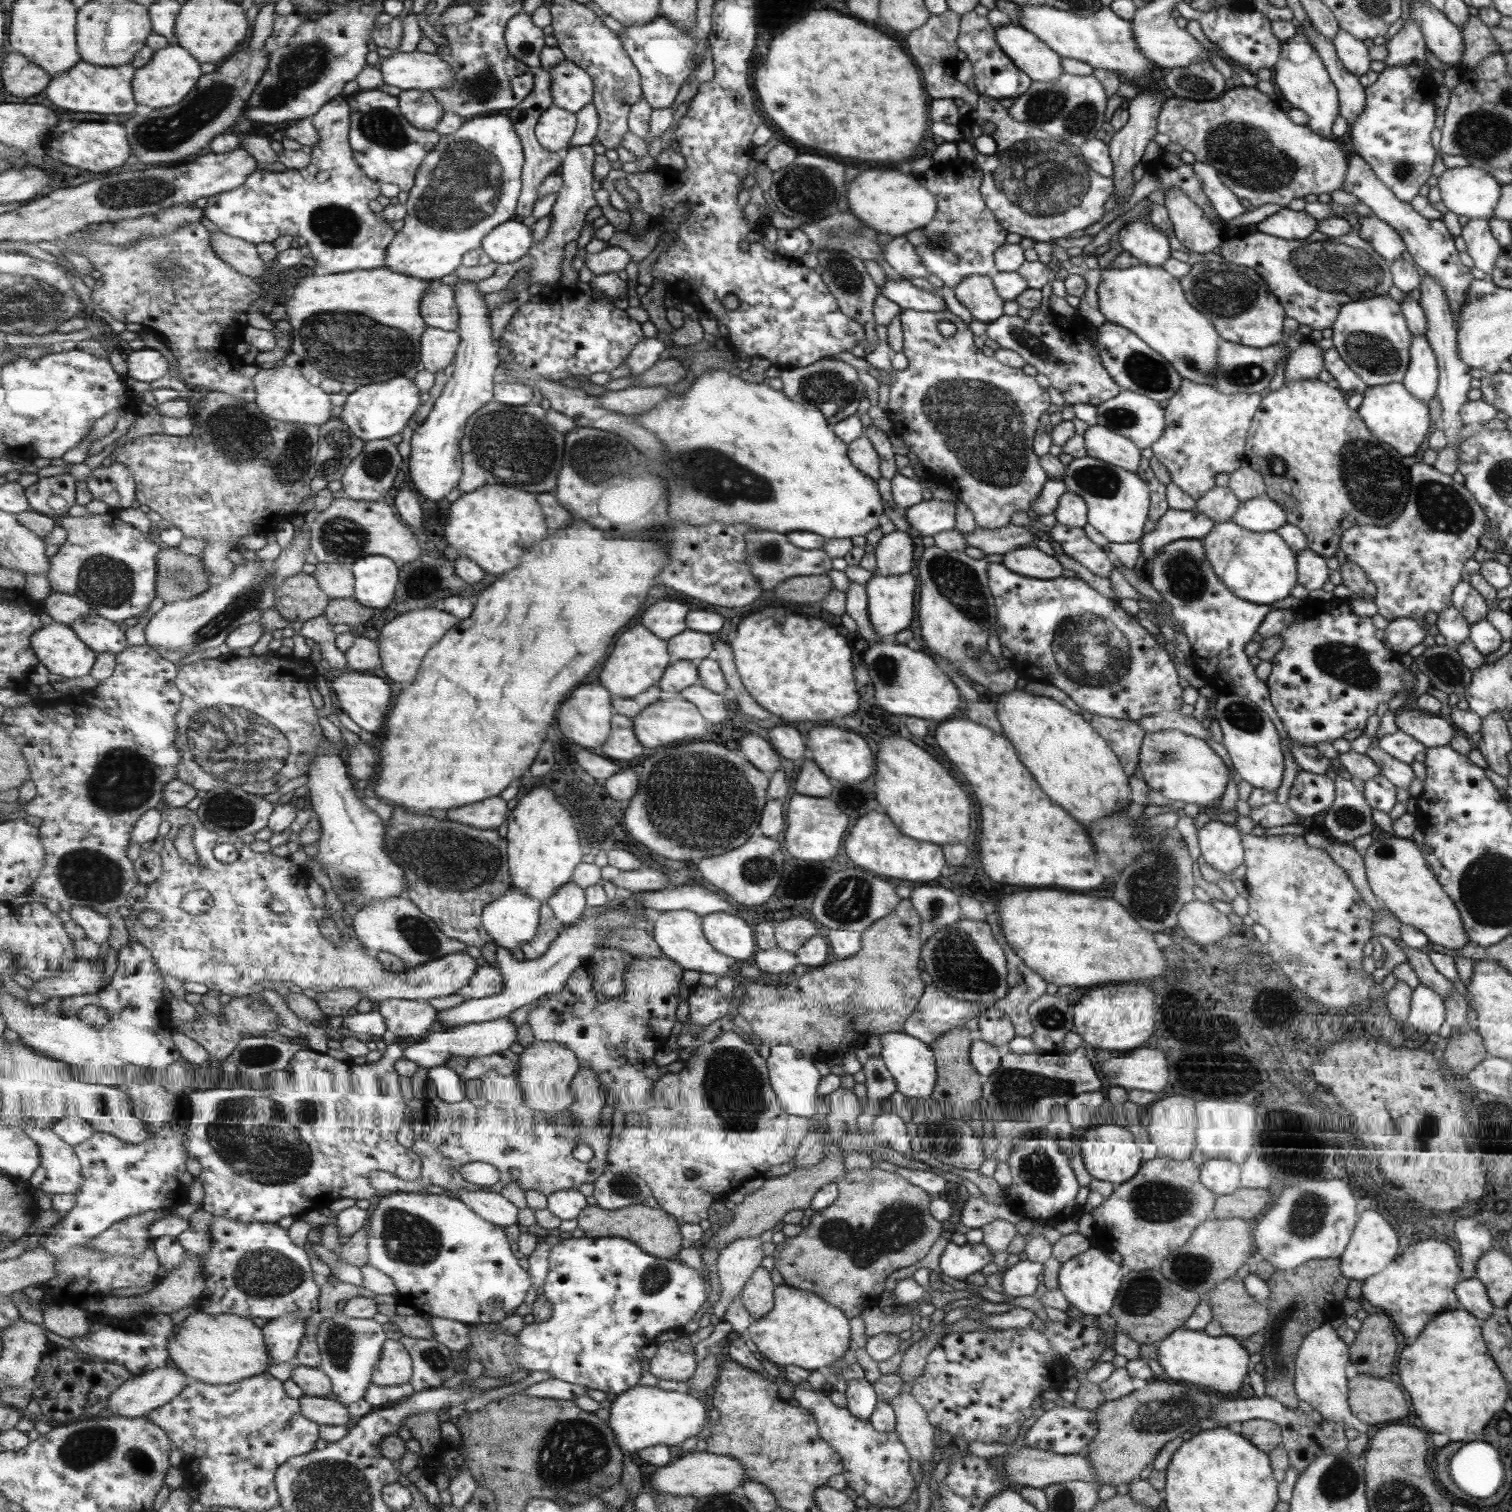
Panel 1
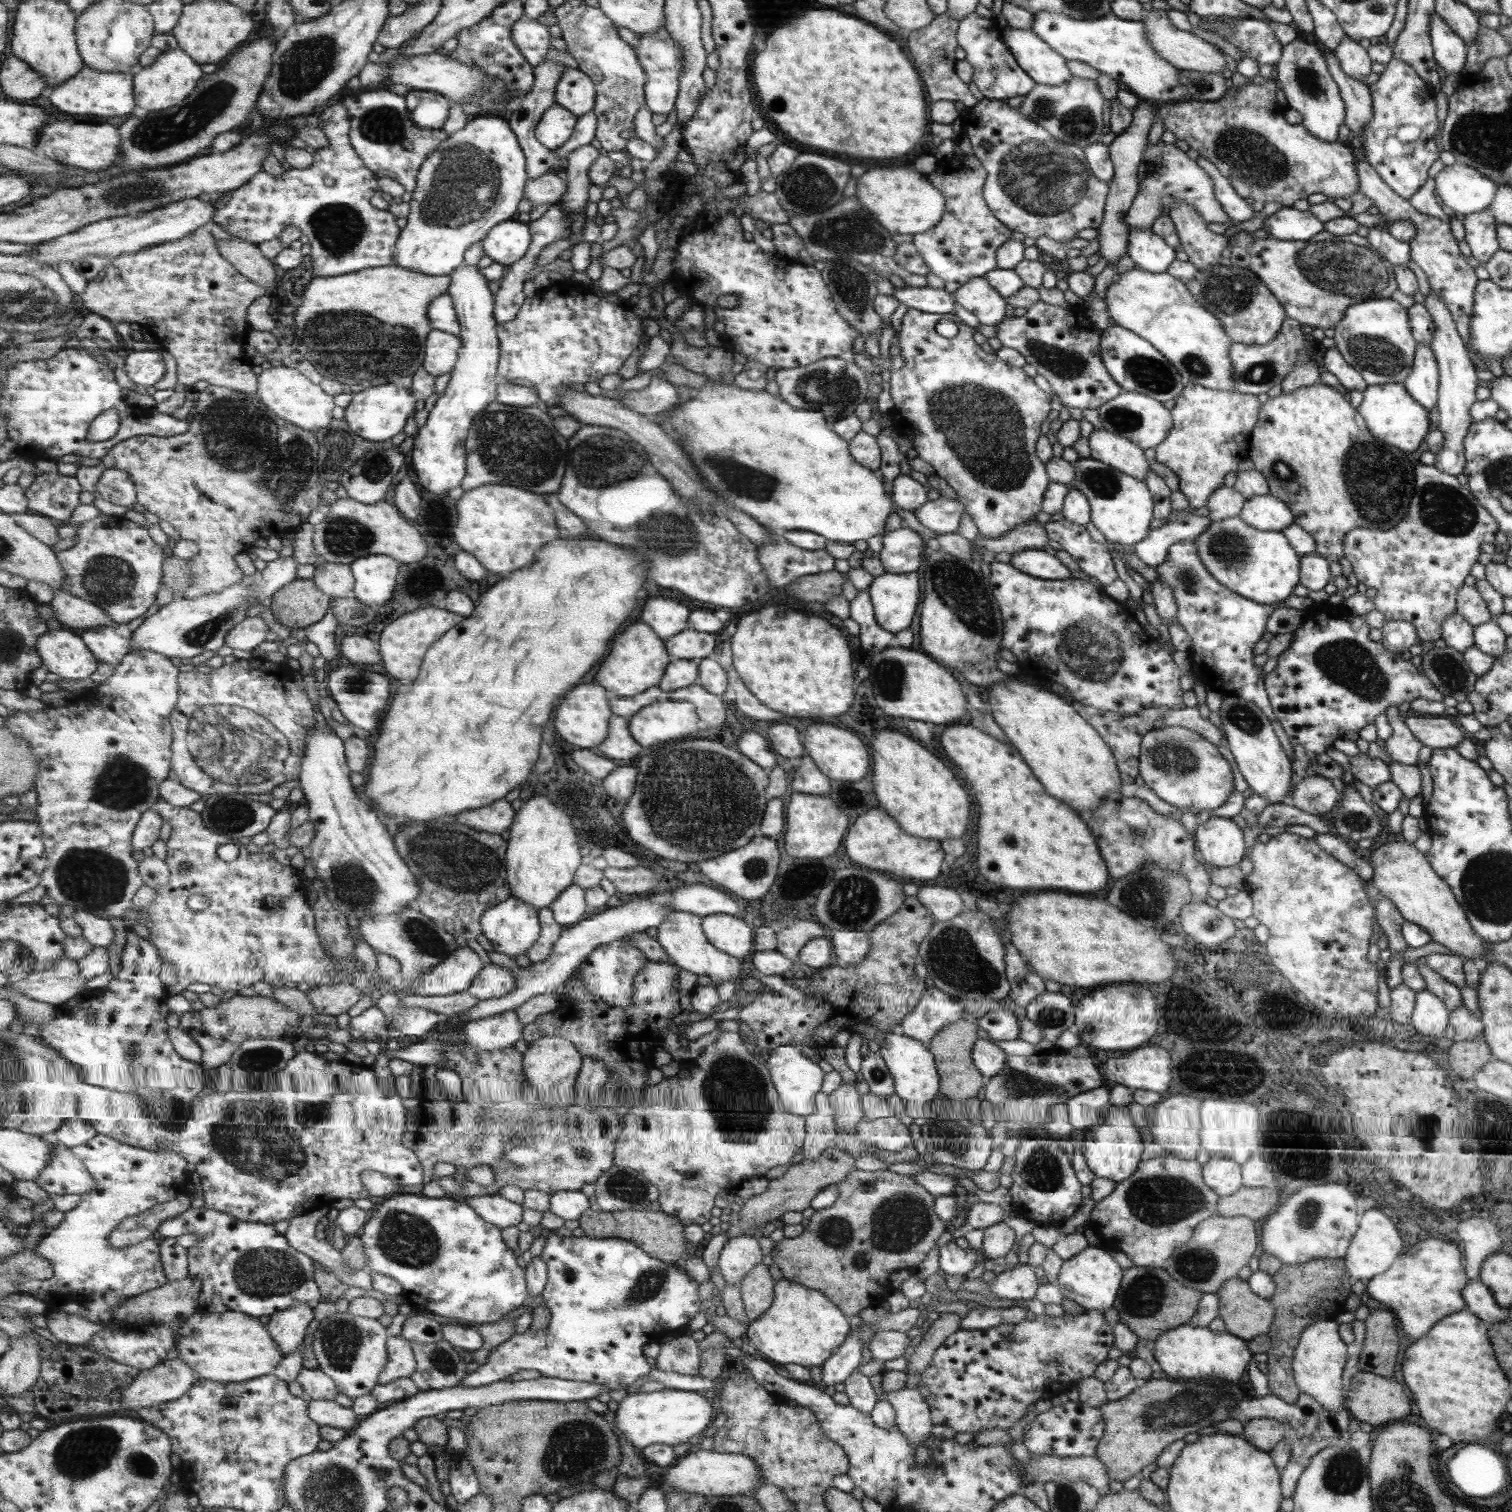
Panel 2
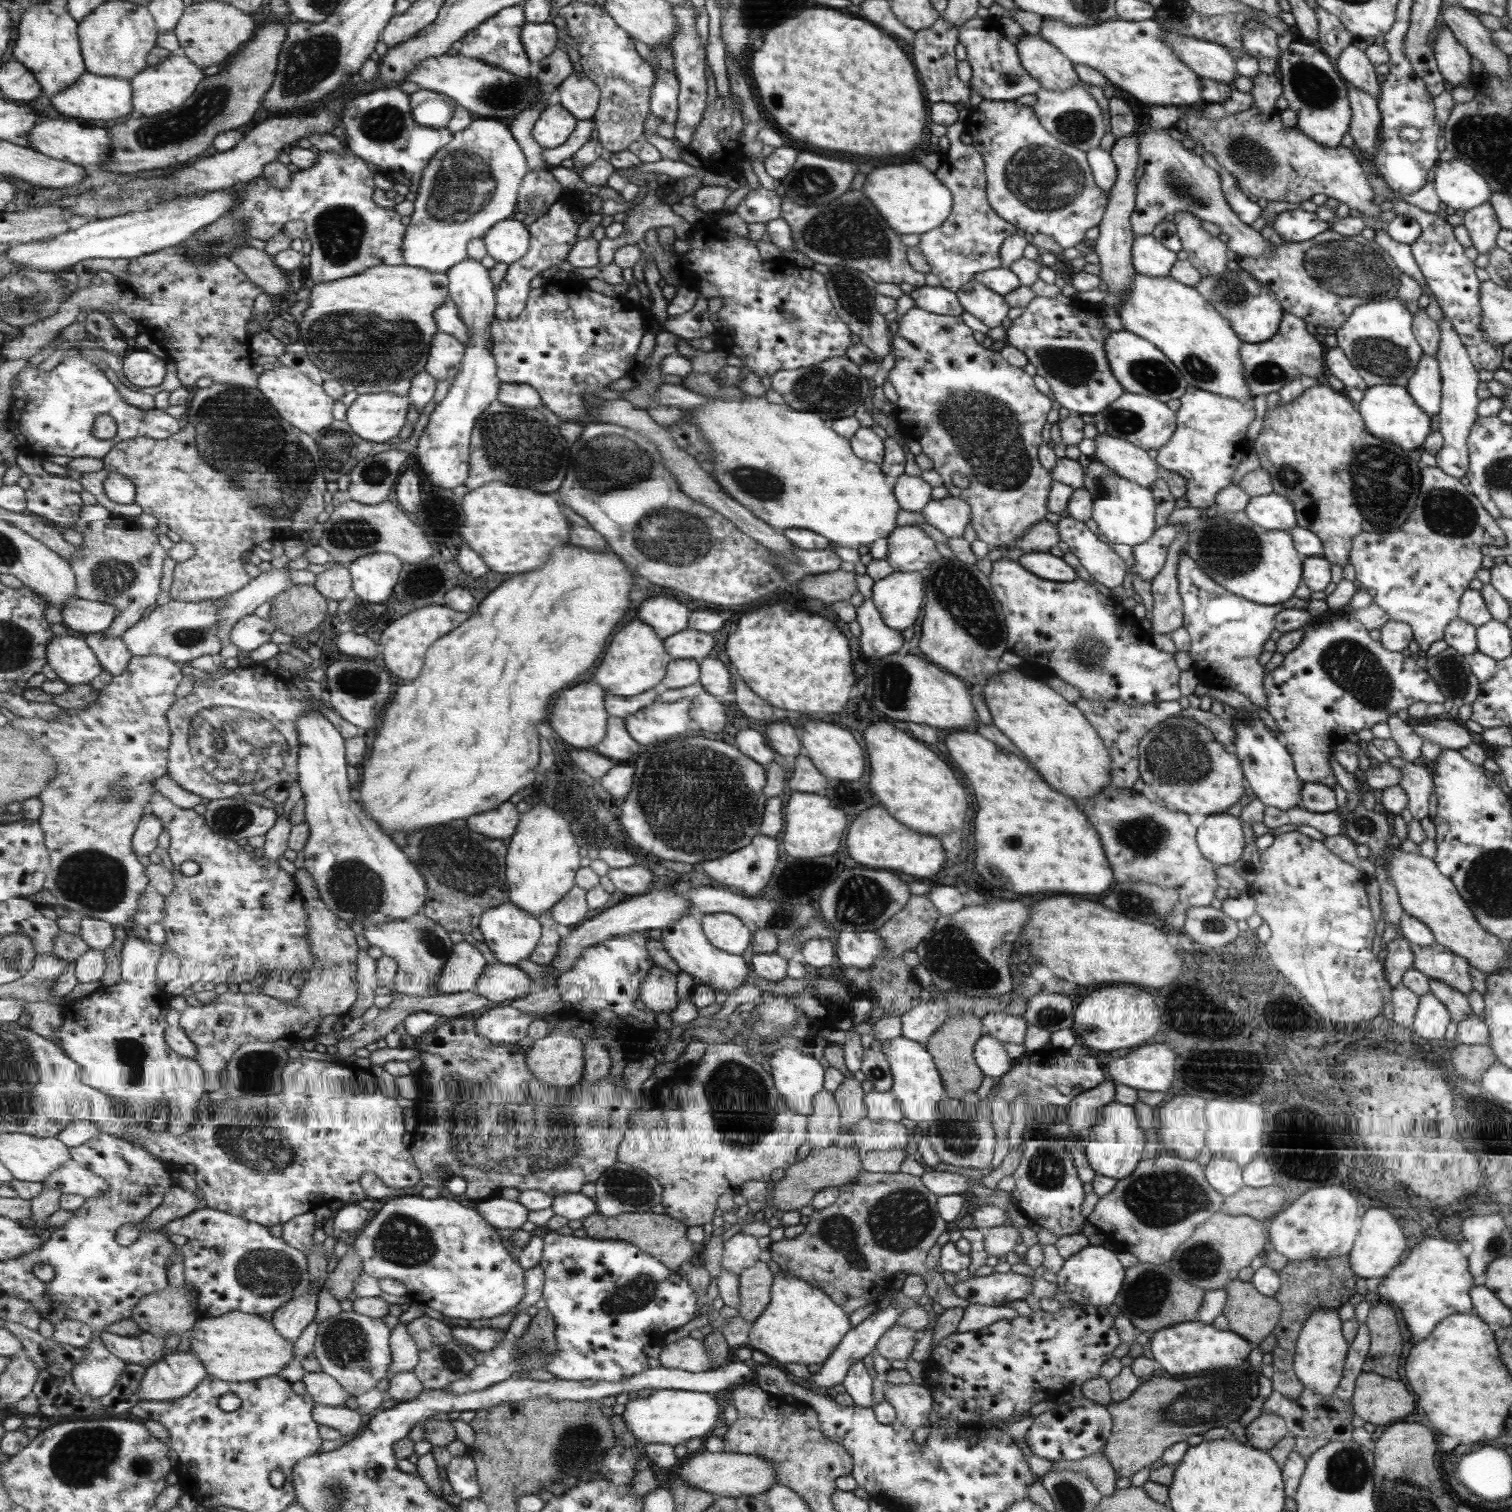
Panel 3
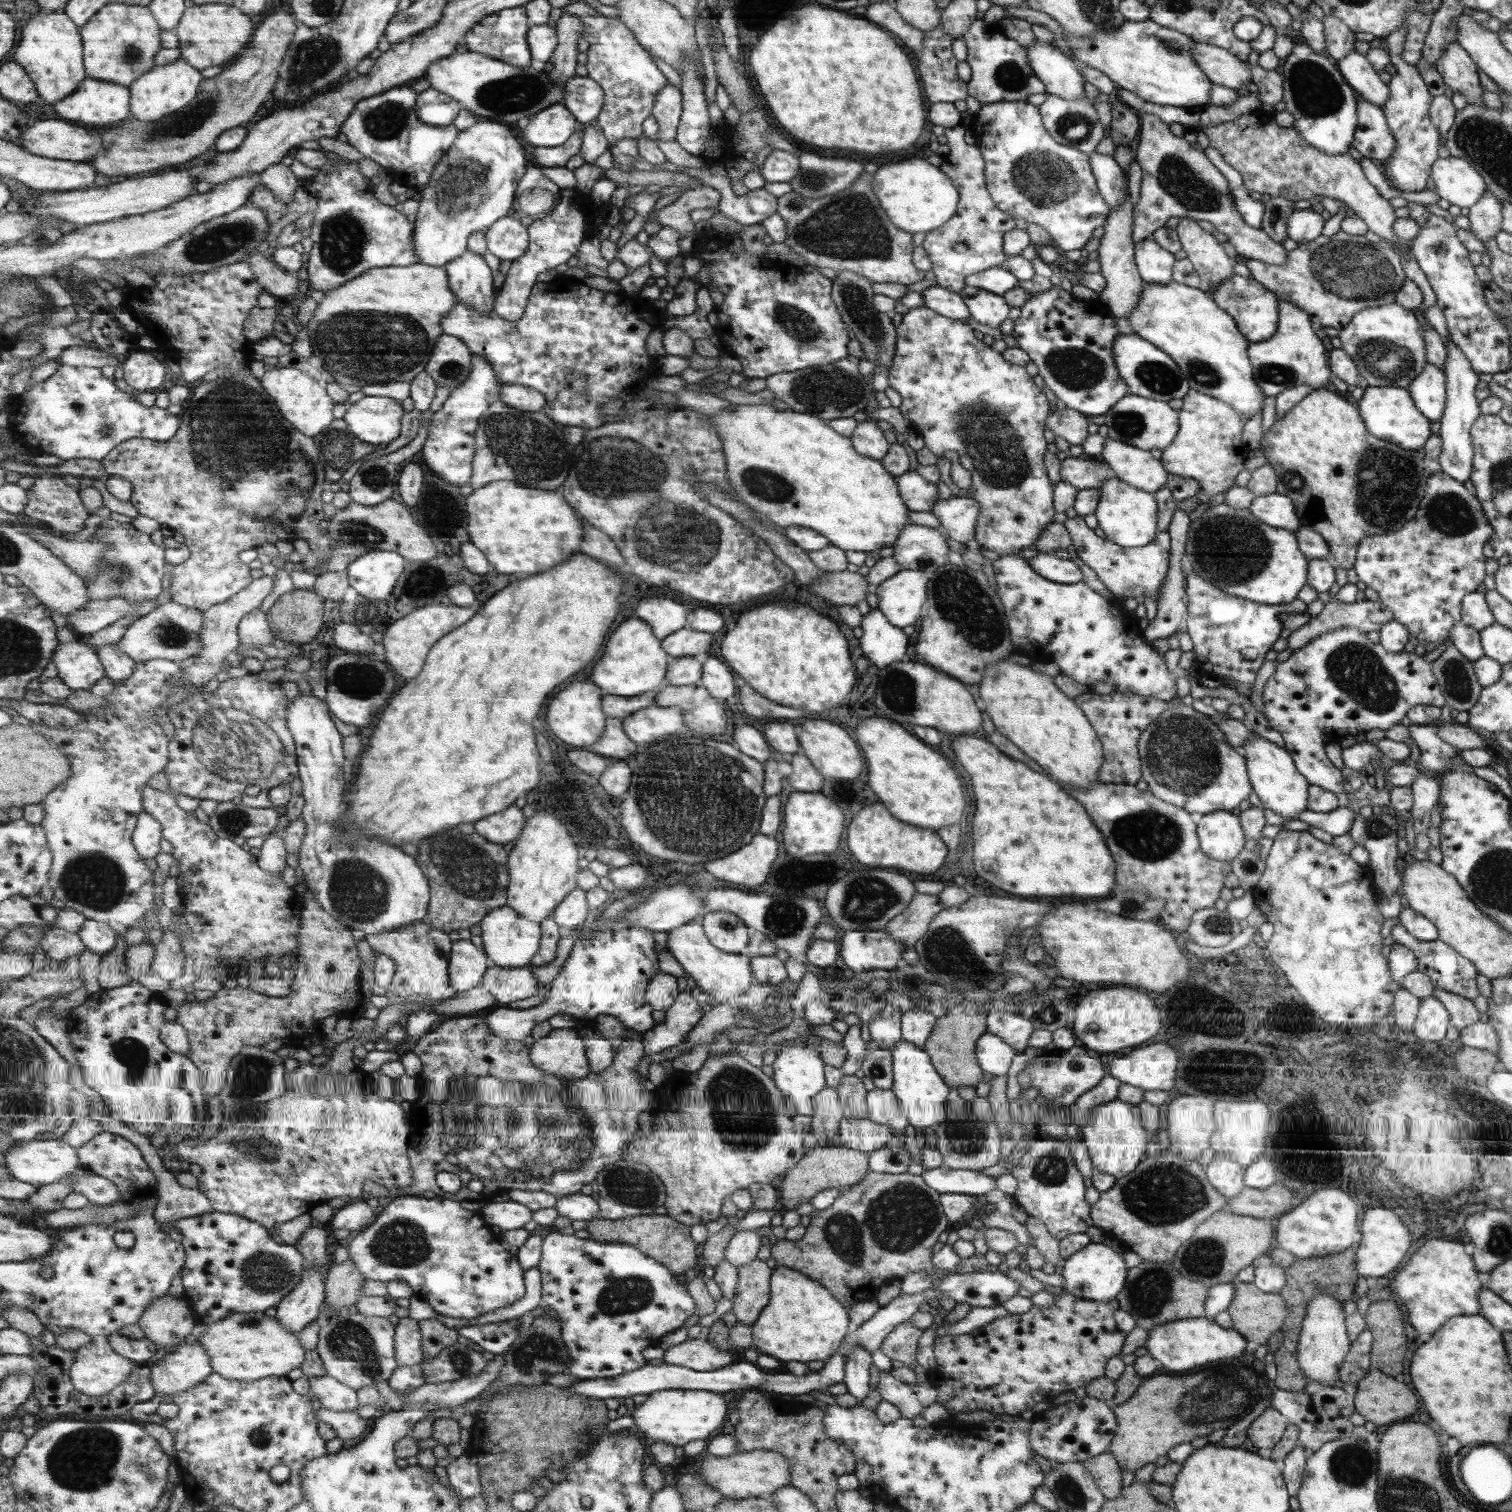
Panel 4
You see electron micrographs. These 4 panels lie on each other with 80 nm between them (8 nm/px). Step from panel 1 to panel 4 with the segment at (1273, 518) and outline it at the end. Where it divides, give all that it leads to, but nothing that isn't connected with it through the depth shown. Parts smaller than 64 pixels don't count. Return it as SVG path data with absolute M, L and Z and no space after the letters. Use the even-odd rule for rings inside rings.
M1277 492L1253 497L1251 504L1246 509L1259 522L1271 528L1295 532L1301 526L1293 501L1290 497Z

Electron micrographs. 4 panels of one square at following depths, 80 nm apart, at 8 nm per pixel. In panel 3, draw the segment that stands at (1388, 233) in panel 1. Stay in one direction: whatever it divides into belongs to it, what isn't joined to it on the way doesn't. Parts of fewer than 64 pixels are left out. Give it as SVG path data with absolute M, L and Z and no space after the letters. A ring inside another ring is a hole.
M1374 231L1373 242L1379 245L1379 248L1387 252L1393 259L1394 264L1399 270L1415 279L1420 286L1426 285L1421 271L1412 257L1410 244L1401 244L1389 238L1385 231Z

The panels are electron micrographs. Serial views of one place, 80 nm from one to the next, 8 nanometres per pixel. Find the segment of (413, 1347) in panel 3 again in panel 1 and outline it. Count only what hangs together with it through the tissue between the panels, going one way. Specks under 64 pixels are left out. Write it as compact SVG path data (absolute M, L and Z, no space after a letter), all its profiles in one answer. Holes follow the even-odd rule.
M387 1339L381 1358L374 1368L372 1382L381 1386L395 1386L411 1382L414 1360L401 1340Z

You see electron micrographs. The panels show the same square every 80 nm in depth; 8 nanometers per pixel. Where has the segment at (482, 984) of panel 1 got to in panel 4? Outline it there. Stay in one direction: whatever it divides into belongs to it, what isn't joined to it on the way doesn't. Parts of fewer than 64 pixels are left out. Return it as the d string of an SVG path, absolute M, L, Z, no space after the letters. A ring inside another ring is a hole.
M496 964L489 967L483 982L483 987L492 992L499 1003L505 1005L531 998L543 989L538 985L529 967L503 968Z

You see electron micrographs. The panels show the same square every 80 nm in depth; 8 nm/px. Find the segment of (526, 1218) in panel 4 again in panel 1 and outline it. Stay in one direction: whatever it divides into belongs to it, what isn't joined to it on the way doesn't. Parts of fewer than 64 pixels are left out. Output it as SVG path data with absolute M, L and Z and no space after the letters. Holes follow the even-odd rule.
M459 1189L456 1197L470 1205L479 1216L493 1224L500 1227L518 1225L520 1209L494 1190L491 1192L485 1190L475 1192Z

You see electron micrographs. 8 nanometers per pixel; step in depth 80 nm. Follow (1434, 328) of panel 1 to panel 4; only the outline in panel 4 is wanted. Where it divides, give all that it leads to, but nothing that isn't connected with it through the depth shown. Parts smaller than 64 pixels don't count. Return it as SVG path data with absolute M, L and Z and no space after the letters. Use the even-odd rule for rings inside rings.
M1447 342L1445 349L1446 357L1442 373L1444 374L1446 399L1440 416L1440 429L1438 432L1442 447L1436 459L1440 464L1442 473L1447 473L1447 476L1453 477L1456 481L1462 483L1469 479L1471 467L1473 466L1474 449L1470 430L1474 426L1474 420L1481 414L1479 400L1475 394L1478 373L1474 371L1462 350L1457 348L1453 342Z

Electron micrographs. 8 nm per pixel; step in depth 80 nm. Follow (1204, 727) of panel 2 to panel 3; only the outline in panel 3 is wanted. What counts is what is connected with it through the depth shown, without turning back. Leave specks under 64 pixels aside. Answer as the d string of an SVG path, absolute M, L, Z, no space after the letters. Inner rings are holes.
M1192 707L1181 709L1178 714L1186 716L1189 720L1193 718L1197 724L1202 724L1211 733L1215 742L1218 742L1227 752L1234 754L1235 733L1224 715L1217 716L1209 713L1209 711Z

